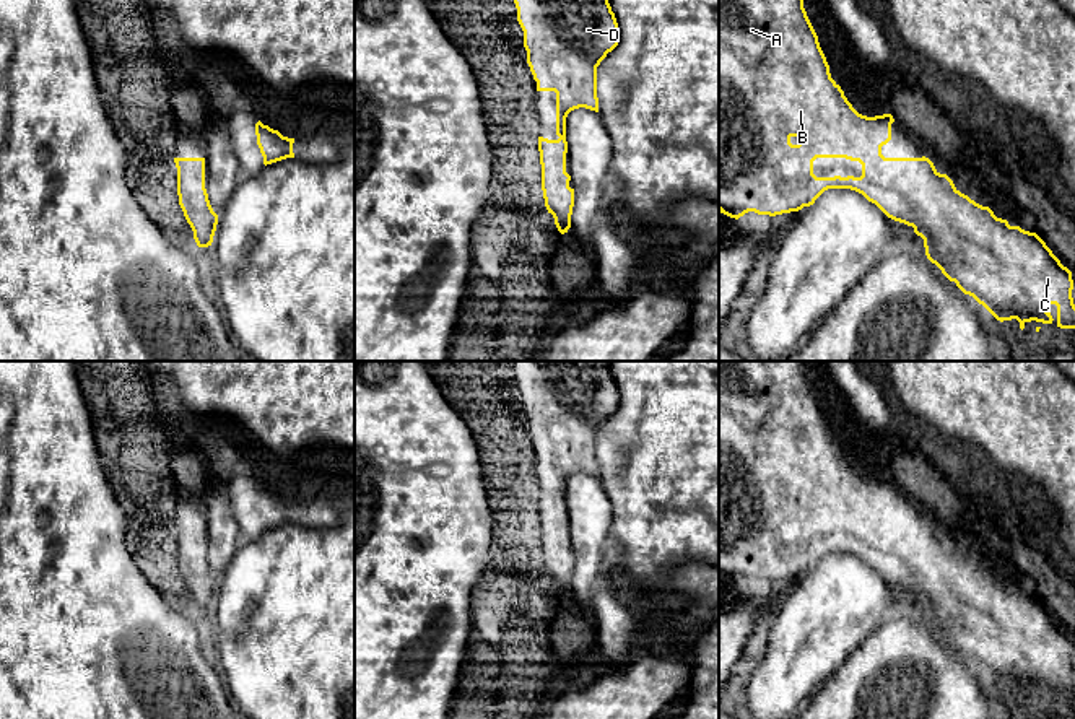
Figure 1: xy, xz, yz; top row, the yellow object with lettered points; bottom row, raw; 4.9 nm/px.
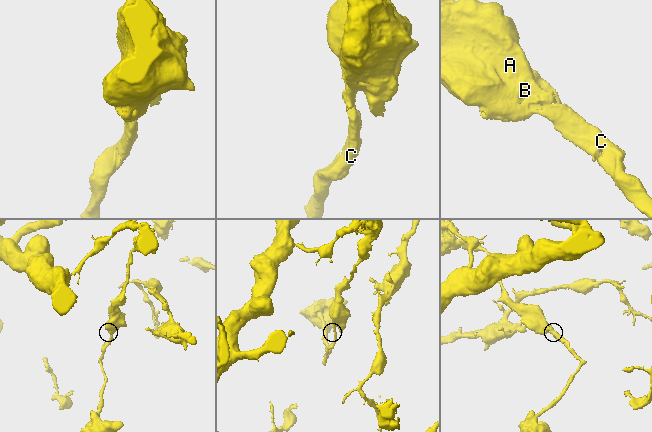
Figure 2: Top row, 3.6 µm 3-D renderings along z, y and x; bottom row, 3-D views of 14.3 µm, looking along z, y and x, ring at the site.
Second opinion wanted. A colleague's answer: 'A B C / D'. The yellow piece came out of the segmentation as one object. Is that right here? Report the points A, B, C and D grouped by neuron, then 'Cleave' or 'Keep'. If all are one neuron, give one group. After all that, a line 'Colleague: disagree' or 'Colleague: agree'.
Groups: A B D / C. Cleave
Colleague: disagree

